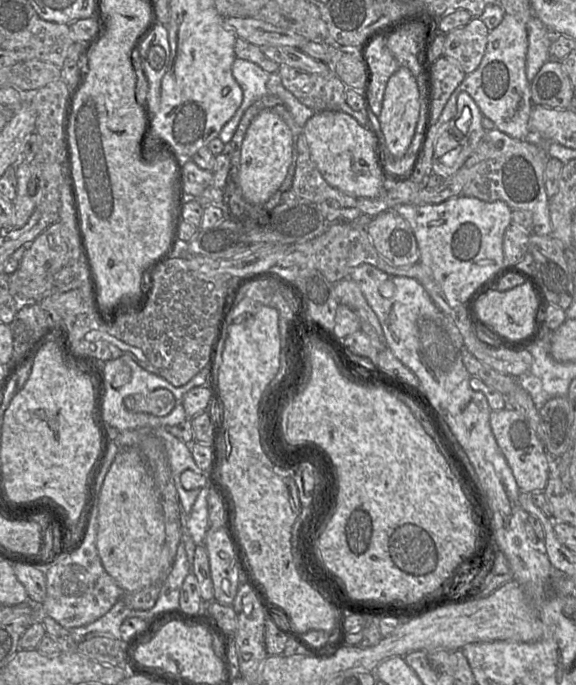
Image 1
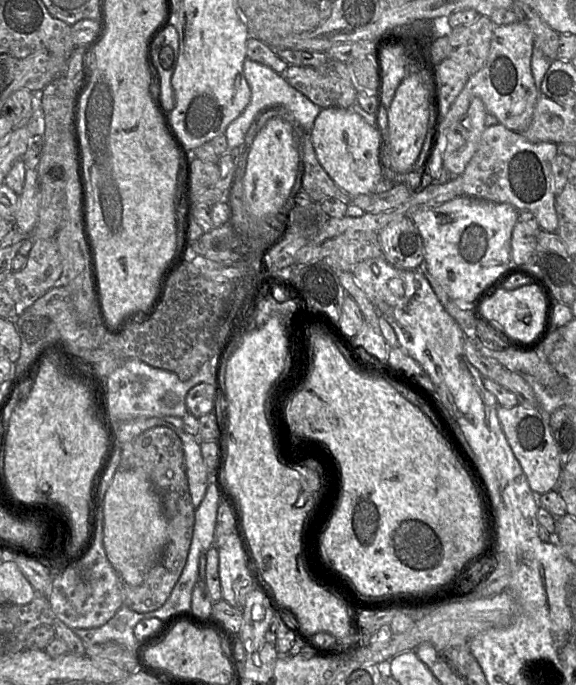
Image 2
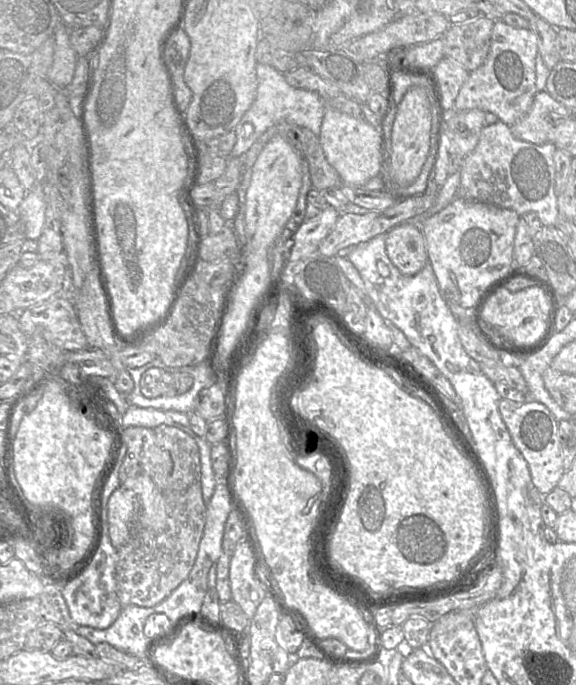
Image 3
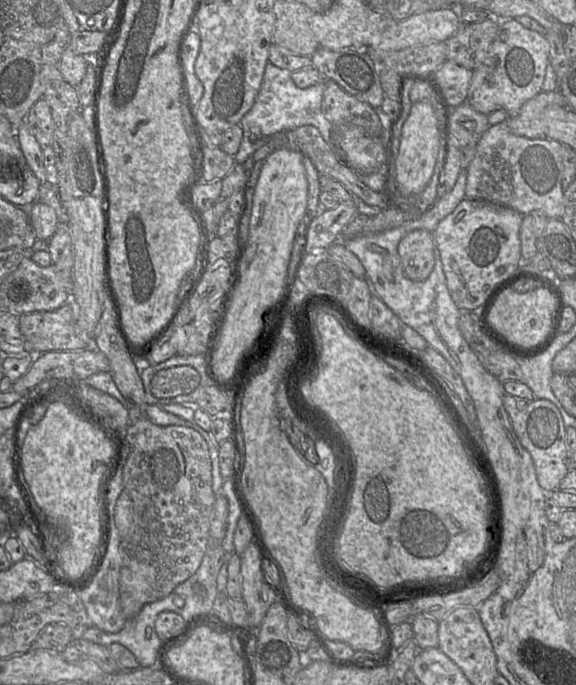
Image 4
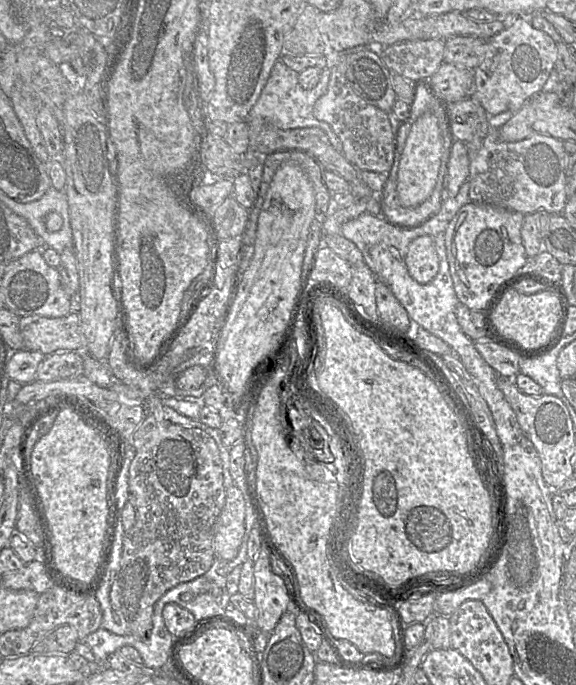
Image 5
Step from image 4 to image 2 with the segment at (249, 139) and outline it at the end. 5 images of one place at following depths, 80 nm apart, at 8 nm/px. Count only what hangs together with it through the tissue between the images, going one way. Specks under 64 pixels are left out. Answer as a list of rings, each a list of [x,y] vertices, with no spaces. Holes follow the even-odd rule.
[[[247,58],[243,64],[243,73],[251,89],[251,99],[244,111],[228,125],[224,132],[229,150],[238,148],[245,142],[245,135],[248,129],[261,112],[276,106],[286,108],[301,127],[307,133],[310,133],[314,121],[321,111],[319,106],[290,86],[281,74],[276,73],[265,65]]]

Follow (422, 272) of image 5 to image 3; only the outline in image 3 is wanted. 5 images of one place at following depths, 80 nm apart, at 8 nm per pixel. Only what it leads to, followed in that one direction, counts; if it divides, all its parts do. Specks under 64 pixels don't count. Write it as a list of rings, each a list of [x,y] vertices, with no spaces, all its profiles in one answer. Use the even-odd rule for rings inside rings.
[[[401,223],[386,233],[386,253],[406,276],[414,276],[428,262],[424,234],[418,225]]]

